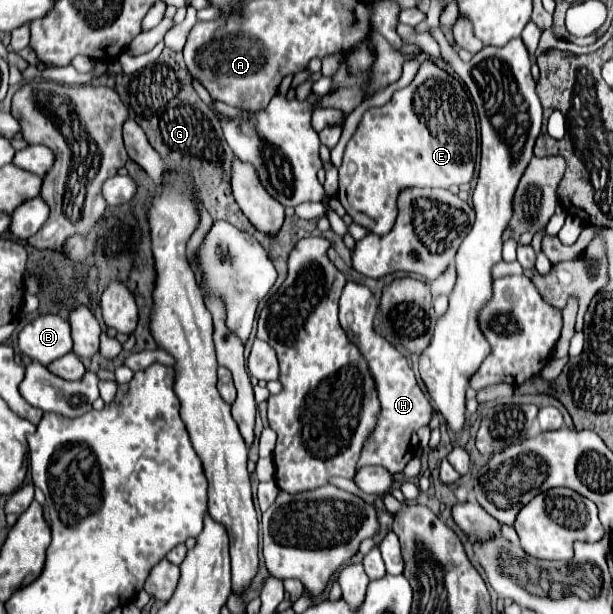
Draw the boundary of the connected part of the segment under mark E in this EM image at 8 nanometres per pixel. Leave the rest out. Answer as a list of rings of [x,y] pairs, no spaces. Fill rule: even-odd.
[[[424,60],[414,76],[414,80],[402,88],[402,90],[396,90],[392,100],[380,108],[368,108],[354,132],[354,136],[350,138],[350,142],[346,144],[346,150],[344,150],[344,158],[342,158],[342,166],[338,169],[338,192],[337,197],[347,214],[352,216],[352,220],[360,226],[364,226],[366,230],[374,232],[374,234],[388,234],[394,226],[394,220],[396,220],[396,194],[402,190],[402,188],[410,188],[410,186],[420,186],[420,188],[448,188],[452,184],[460,186],[460,184],[466,184],[472,180],[474,176],[474,162],[476,162],[476,154],[478,154],[478,132],[476,132],[476,120],[474,120],[474,110],[472,110],[472,102],[464,90],[464,86],[450,74],[446,74],[444,70],[440,70],[434,62],[430,60]]]

